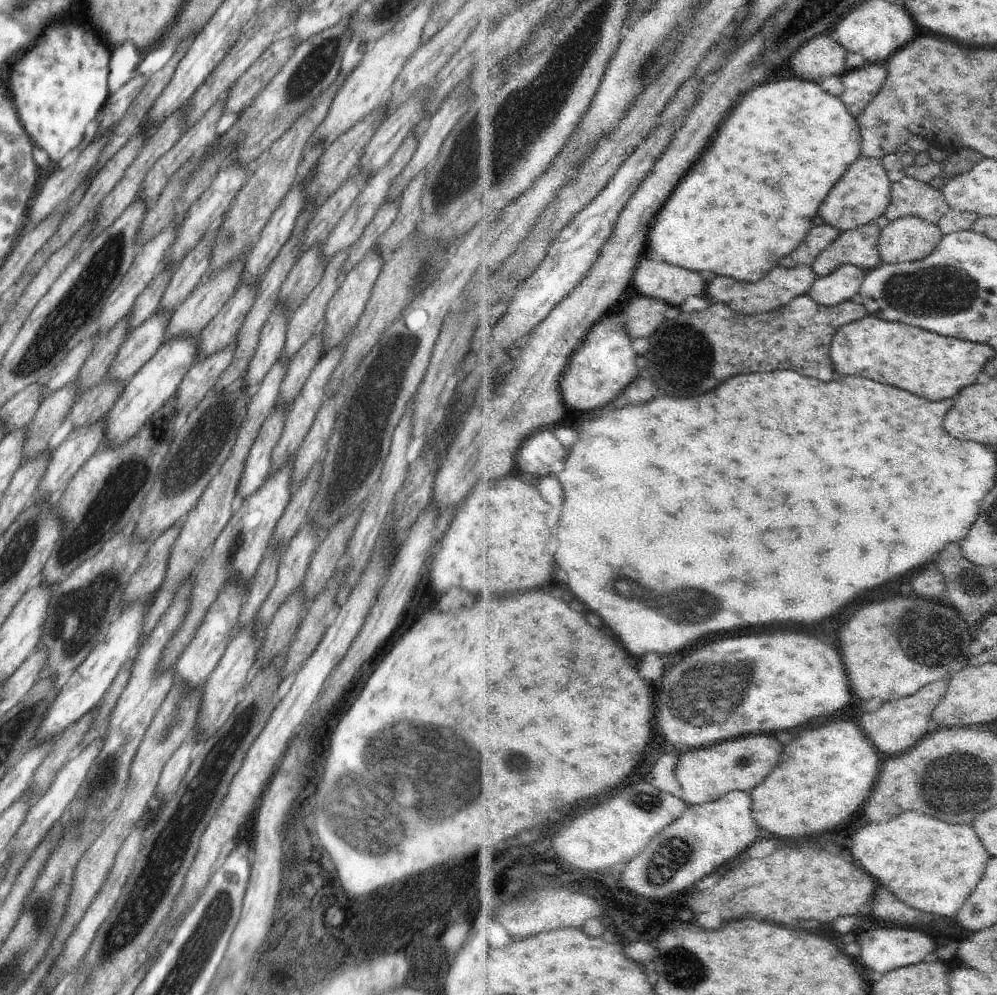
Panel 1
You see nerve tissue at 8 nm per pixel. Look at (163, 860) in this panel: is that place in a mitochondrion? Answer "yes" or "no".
yes

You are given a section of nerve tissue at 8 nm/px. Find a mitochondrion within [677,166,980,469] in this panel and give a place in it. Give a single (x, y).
(911, 292)

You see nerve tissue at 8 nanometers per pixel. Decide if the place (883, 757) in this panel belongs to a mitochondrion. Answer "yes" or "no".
no

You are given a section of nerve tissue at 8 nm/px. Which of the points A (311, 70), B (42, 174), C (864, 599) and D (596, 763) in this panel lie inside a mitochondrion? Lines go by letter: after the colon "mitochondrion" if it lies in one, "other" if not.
A: mitochondrion
B: other
C: other
D: other

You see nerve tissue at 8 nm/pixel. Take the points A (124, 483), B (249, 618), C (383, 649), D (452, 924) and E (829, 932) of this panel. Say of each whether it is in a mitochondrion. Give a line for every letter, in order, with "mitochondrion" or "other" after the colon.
A: mitochondrion
B: other
C: other
D: other
E: other

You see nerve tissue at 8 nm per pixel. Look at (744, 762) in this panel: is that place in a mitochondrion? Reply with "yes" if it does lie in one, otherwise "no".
yes

